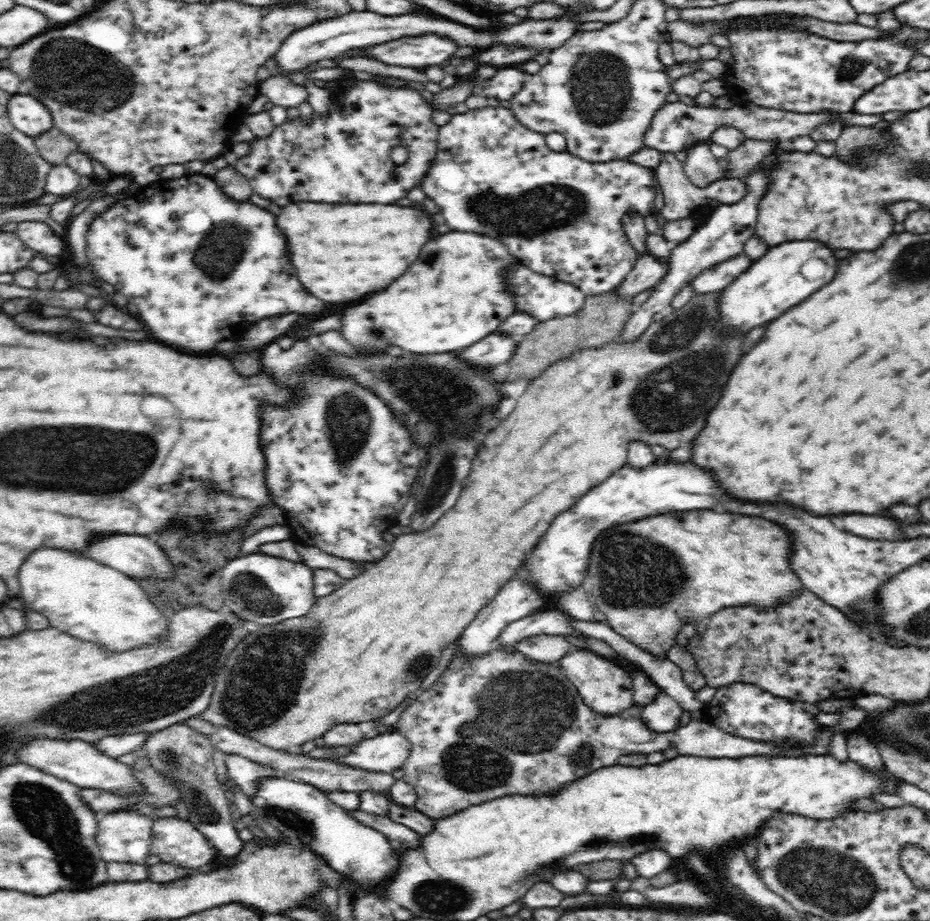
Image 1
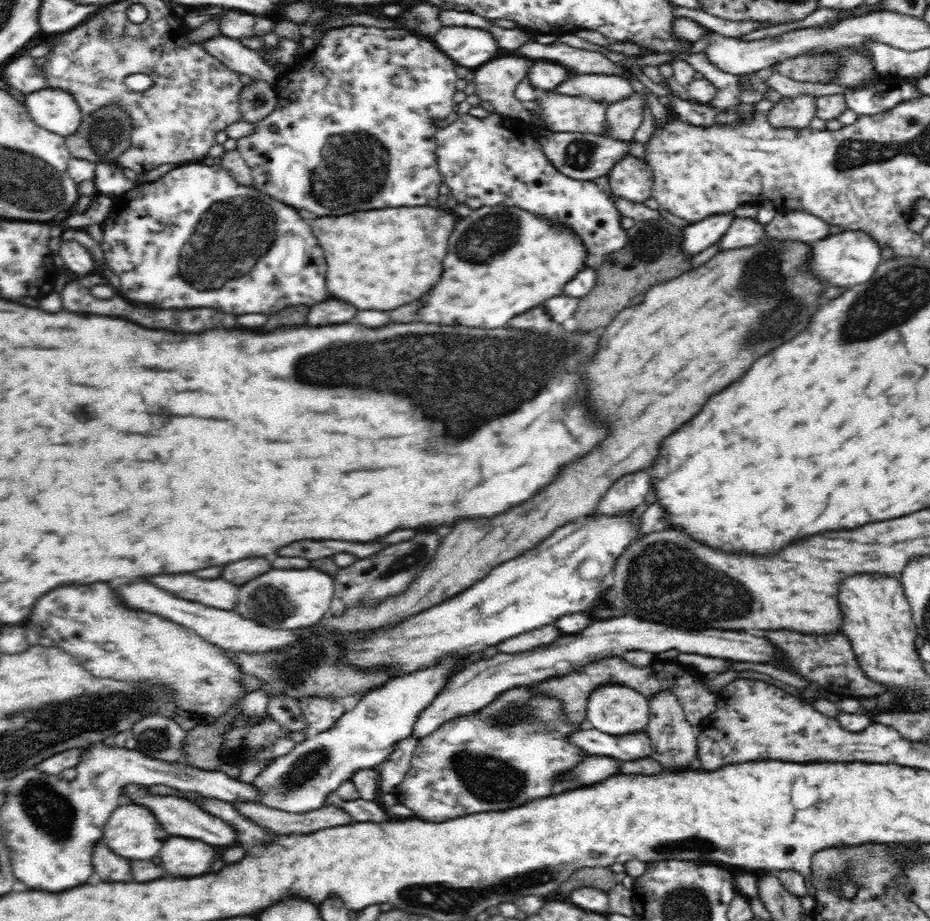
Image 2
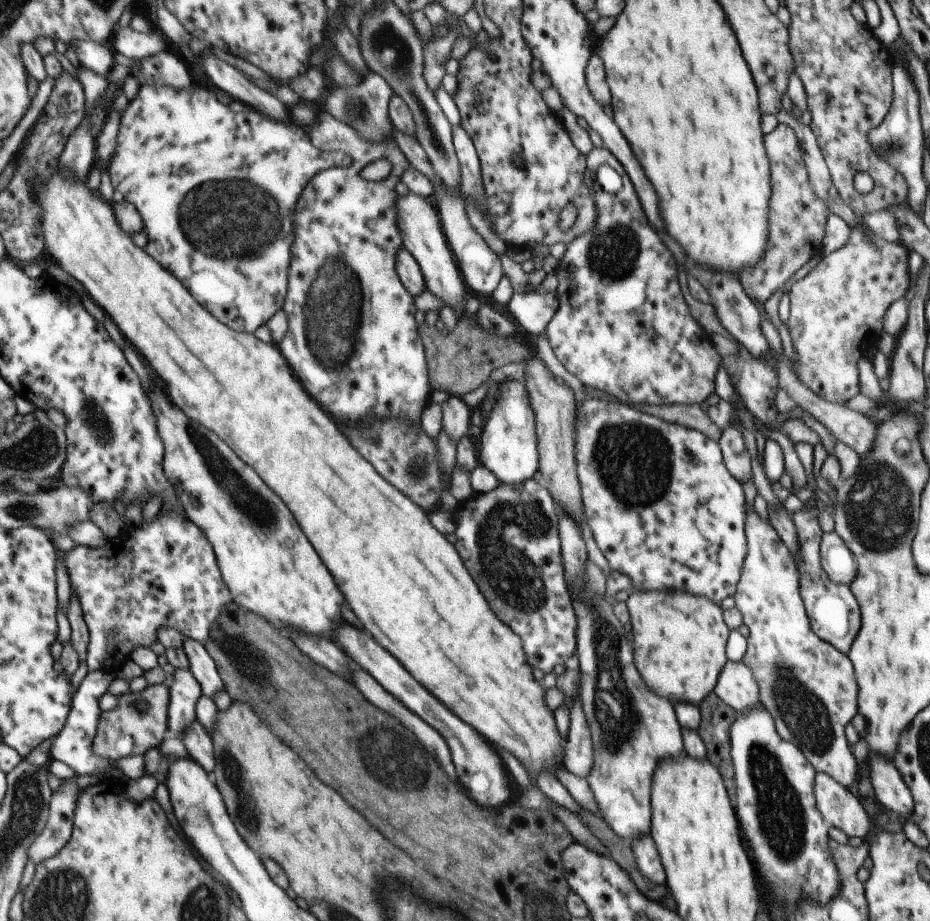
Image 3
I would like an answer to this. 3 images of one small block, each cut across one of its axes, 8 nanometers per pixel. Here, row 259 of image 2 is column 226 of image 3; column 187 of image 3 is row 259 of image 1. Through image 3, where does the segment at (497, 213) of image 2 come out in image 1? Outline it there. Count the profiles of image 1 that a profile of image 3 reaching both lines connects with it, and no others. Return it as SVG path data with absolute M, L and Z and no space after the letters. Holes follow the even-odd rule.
M474 232L440 234L424 246L418 264L400 282L346 310L348 320L342 334L358 348L378 350L388 342L422 354L470 346L496 331L517 311L514 291L508 287L508 272L520 264L503 240Z

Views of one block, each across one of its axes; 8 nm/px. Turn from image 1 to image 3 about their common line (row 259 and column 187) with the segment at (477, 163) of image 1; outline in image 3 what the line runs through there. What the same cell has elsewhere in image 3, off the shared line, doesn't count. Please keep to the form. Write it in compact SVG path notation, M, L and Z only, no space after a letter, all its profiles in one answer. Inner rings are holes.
M160 510L152 520L140 521L135 532L133 527L127 532L112 541L106 540L101 549L83 549L75 544L70 551L63 552L69 586L79 602L88 632L86 668L89 672L103 671L116 676L121 665L130 659L131 650L137 646L151 646L161 627L178 630L187 638L202 643L216 623L221 608L232 601L209 542L203 532L187 520L184 512Z

